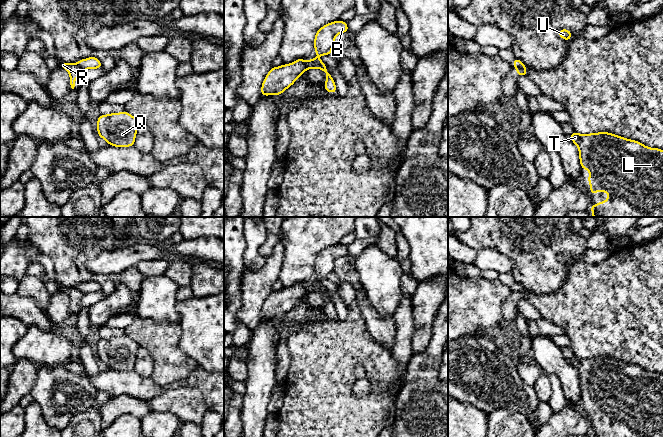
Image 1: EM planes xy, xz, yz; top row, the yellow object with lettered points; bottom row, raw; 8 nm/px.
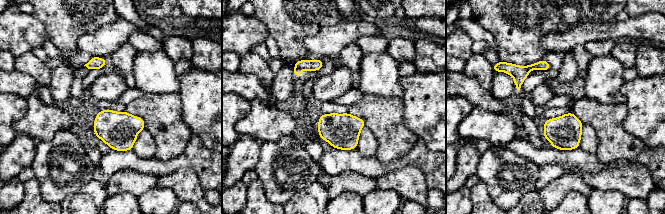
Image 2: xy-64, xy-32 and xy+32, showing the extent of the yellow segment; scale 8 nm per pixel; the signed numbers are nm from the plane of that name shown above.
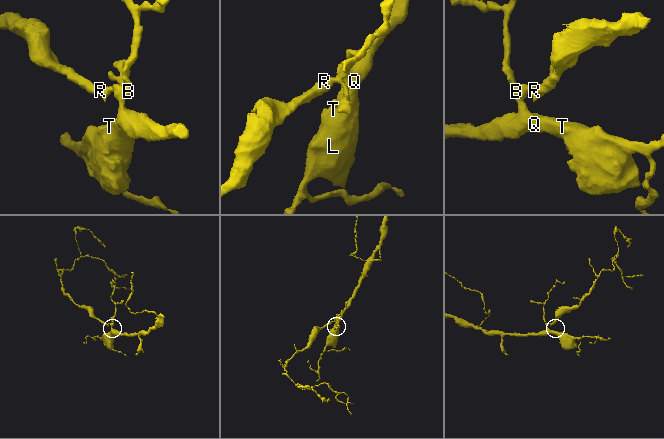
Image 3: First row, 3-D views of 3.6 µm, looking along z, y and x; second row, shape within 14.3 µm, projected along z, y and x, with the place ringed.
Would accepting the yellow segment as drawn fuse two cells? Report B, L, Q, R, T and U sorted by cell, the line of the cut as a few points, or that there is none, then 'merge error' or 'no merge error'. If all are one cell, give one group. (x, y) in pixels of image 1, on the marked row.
B L Q T U / R | xy (76, 63), (83, 70) | merge error

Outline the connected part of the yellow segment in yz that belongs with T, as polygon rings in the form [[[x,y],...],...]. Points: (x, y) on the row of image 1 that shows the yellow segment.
[[[573,132],[569,138],[579,149],[581,169],[590,171],[588,182],[590,194],[605,191],[609,199],[591,205],[593,217],[663,217],[663,150],[649,148],[642,143],[617,136],[609,132],[579,134]]]

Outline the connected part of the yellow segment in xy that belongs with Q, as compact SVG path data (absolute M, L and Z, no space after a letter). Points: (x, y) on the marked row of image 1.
M126 111L99 115L97 135L114 147L134 146L139 120Z

